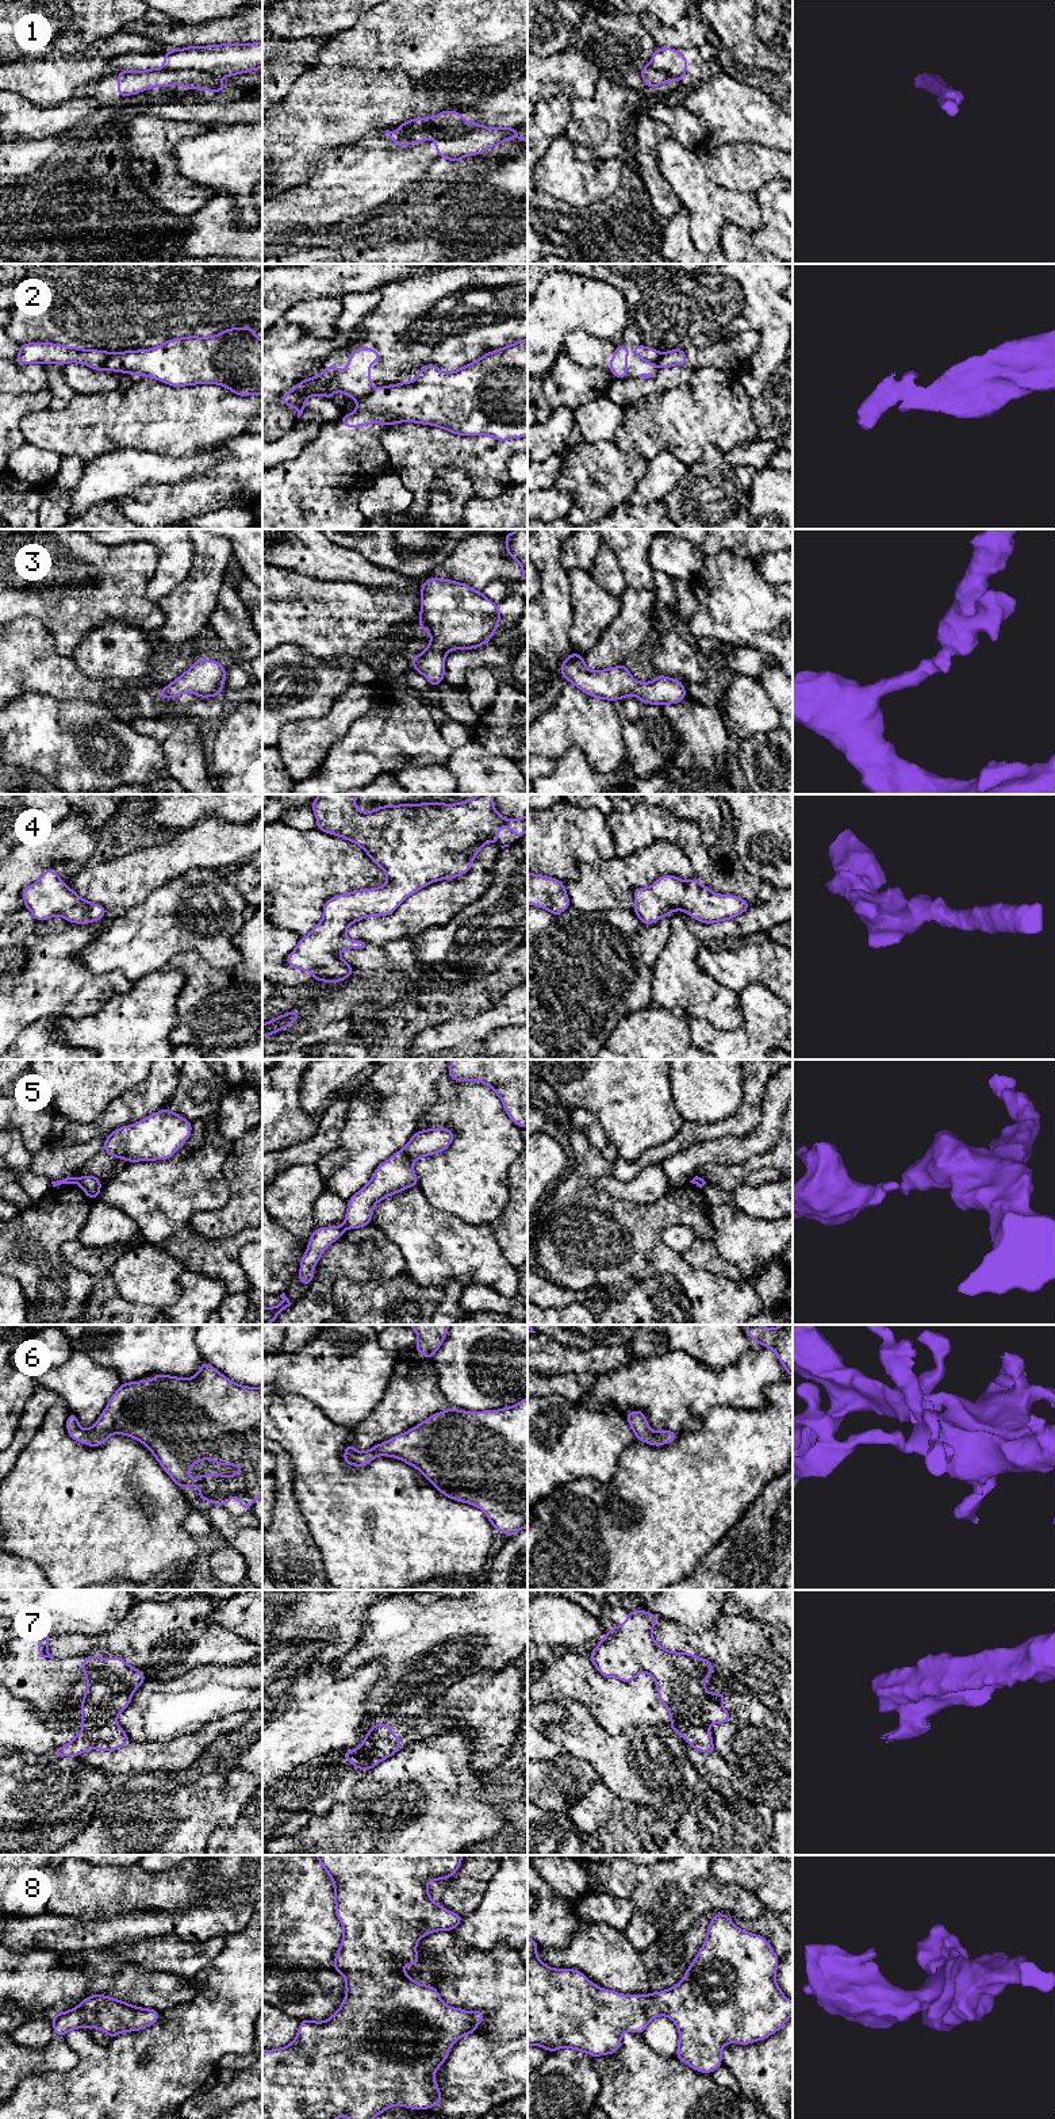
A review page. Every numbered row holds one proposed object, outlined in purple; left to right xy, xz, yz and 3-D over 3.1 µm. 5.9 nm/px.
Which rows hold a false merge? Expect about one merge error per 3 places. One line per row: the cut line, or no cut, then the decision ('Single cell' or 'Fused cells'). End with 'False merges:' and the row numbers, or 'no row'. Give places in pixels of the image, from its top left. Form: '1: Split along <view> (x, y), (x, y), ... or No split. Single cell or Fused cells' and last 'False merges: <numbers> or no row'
1: Split along xy (168, 68), (196, 69), (219, 76). Fused cells
2: Split along xz (375, 389), (359, 401). Fused cells
3: No split. Single cell
4: No split. Single cell
5: Split along xy (79, 1177), (76, 1181). Fused cells
6: No split. Single cell
7: Split along yz (671, 1721), (681, 1727), (690, 1724), (705, 1724), (708, 1727). Fused cells
8: No split. Single cell
False merges: 1, 2, 5, 7

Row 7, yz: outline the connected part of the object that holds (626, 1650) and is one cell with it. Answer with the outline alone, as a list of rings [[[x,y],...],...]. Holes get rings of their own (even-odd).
[[[630,1610],[626,1616],[626,1622],[609,1629],[588,1654],[598,1672],[626,1683],[640,1672],[649,1674],[671,1723],[680,1728],[729,1723],[732,1713],[722,1708],[728,1694],[705,1689],[705,1681],[713,1674],[713,1662],[659,1645],[652,1635],[659,1621],[653,1613]]]

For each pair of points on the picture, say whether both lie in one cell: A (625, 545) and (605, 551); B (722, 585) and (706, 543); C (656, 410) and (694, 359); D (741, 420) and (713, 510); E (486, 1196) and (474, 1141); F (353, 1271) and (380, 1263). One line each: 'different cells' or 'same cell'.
A: different cells
B: different cells
C: different cells
D: different cells
E: same cell
F: same cell

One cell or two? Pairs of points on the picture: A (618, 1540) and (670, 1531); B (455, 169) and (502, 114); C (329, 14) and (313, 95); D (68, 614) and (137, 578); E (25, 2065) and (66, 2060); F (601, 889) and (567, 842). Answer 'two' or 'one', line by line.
A: one
B: two
C: two
D: one
E: one
F: two

